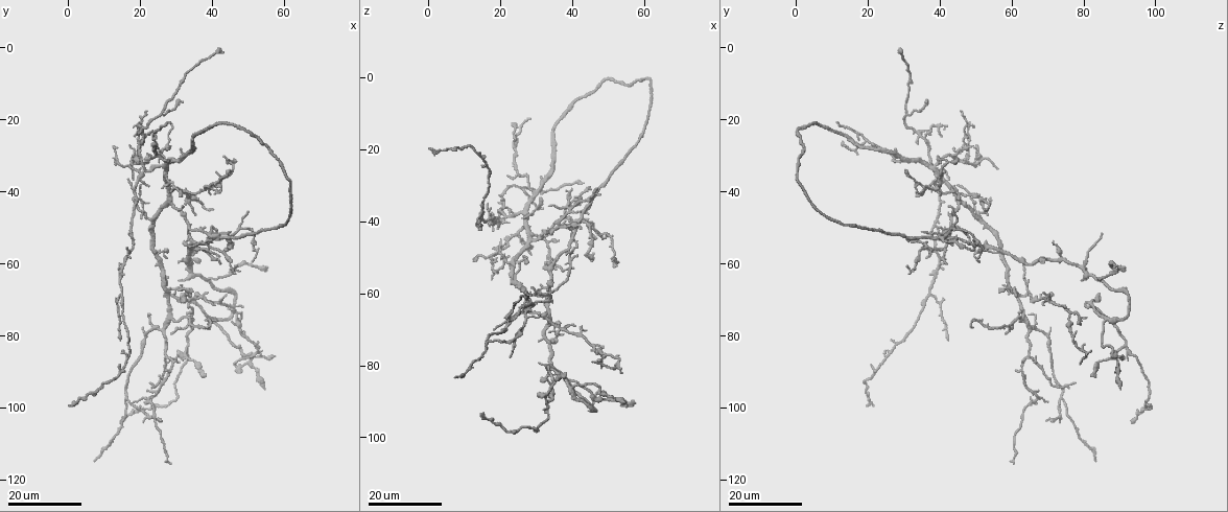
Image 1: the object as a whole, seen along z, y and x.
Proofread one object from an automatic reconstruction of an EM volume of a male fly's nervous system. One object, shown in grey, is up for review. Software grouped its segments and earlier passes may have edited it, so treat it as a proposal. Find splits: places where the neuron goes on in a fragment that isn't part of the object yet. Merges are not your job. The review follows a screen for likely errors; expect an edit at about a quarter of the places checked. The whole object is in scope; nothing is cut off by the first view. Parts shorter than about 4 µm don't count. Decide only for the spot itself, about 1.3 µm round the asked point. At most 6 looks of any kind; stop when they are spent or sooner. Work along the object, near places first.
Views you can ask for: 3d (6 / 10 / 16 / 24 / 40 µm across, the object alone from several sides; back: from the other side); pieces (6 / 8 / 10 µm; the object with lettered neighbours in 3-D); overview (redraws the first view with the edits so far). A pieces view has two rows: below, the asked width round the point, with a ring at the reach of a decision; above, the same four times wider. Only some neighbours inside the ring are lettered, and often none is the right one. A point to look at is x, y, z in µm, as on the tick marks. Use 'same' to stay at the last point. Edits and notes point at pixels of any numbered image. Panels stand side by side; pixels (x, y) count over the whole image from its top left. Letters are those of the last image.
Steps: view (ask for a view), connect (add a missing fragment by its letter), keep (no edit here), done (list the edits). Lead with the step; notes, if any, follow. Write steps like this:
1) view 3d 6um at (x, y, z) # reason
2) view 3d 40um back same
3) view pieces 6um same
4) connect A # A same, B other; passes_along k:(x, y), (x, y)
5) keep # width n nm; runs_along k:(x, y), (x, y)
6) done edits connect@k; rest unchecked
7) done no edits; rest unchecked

view 3d 24um at (34.0, 69.0, 61.0) # an open end

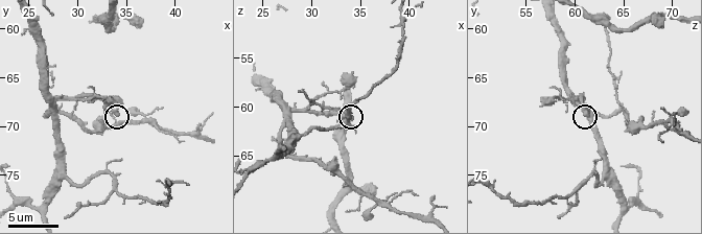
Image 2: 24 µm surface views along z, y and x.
view pieces 6um at (34.0, 68.8, 61.0)

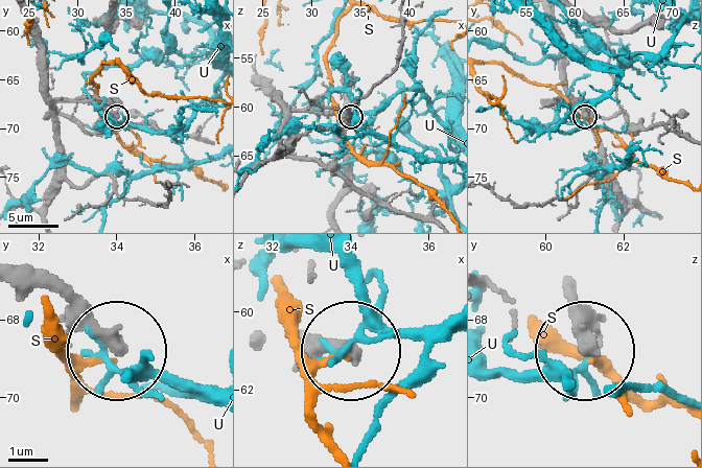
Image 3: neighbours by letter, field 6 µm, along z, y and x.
keep # S other, U other; runs_along 3:(566, 298), (583, 345); none of them fits

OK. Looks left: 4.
view 3d 16um at (45.5, 51.0, 35.0) # tapers out

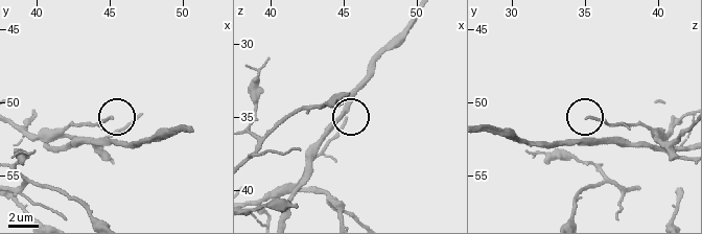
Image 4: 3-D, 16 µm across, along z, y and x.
view pieces 10um at (45.0, 51.0, 35.0)

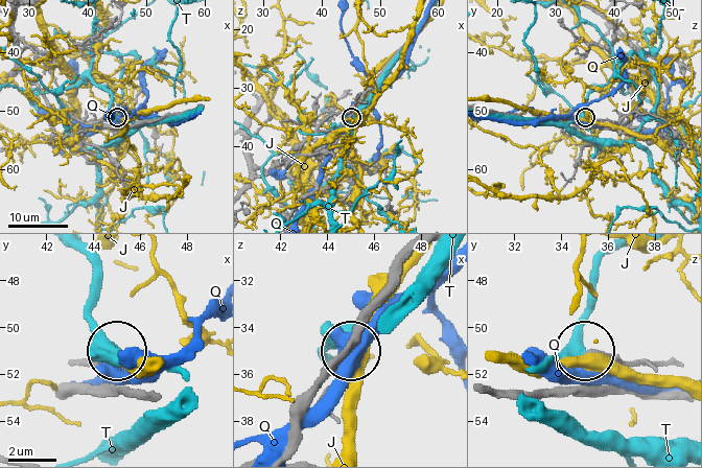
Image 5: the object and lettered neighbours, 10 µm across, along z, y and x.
keep # J other, Q other, T other; none of them fits

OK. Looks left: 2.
view 3d 16um at (27.5, 21.0, 11.0) # free end

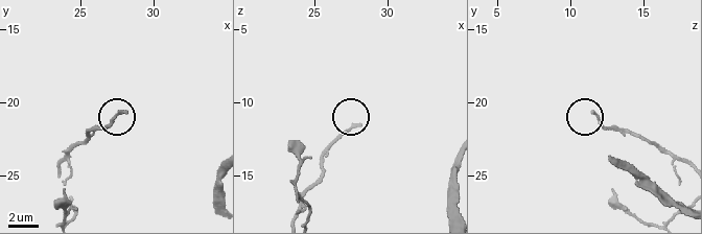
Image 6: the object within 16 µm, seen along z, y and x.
view pieces 10um at (28.2, 20.6, 11.6)

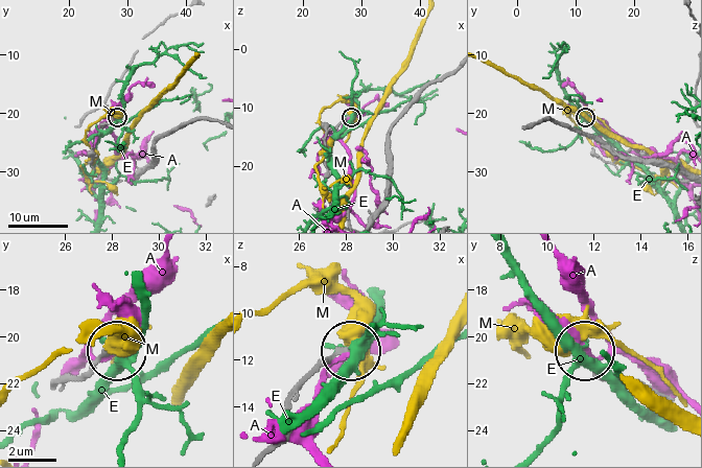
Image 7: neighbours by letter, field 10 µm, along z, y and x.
keep # A other, E other, M other; no lettered fragment goes on from it

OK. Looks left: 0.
done no edits; rest unchecked

